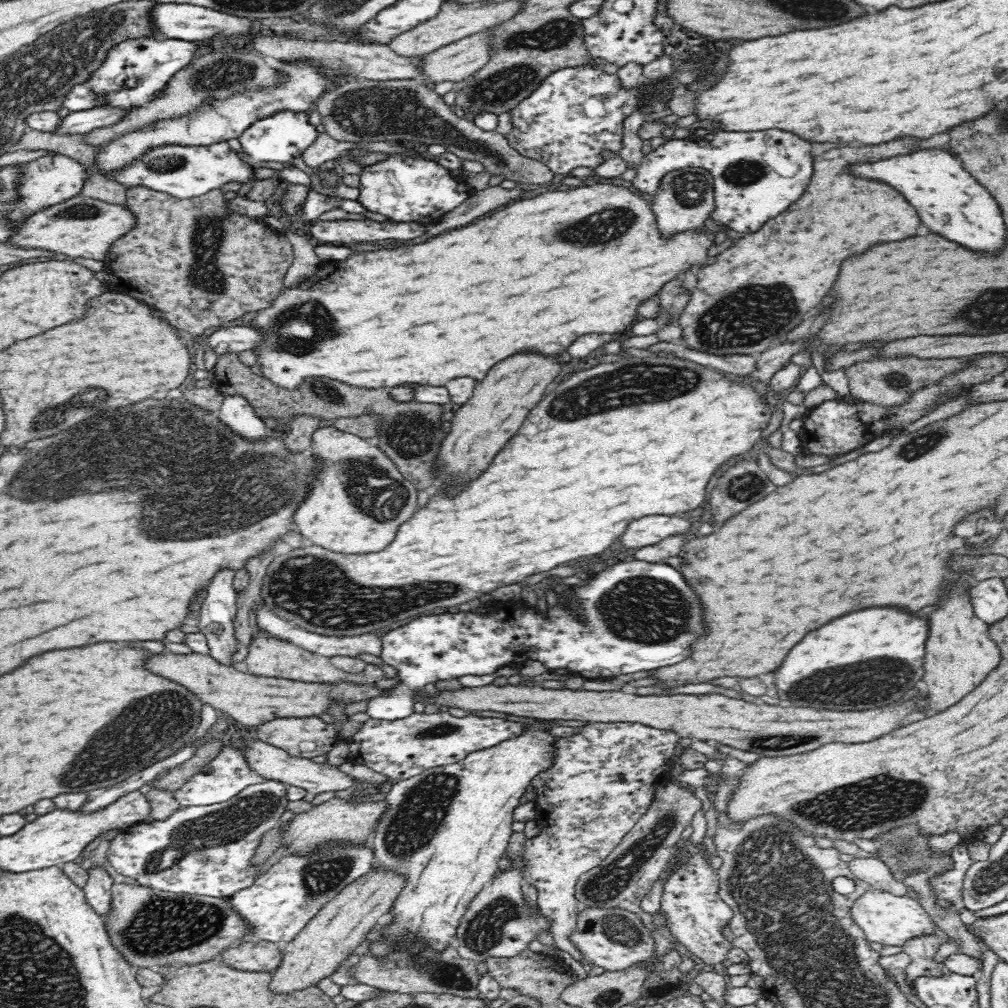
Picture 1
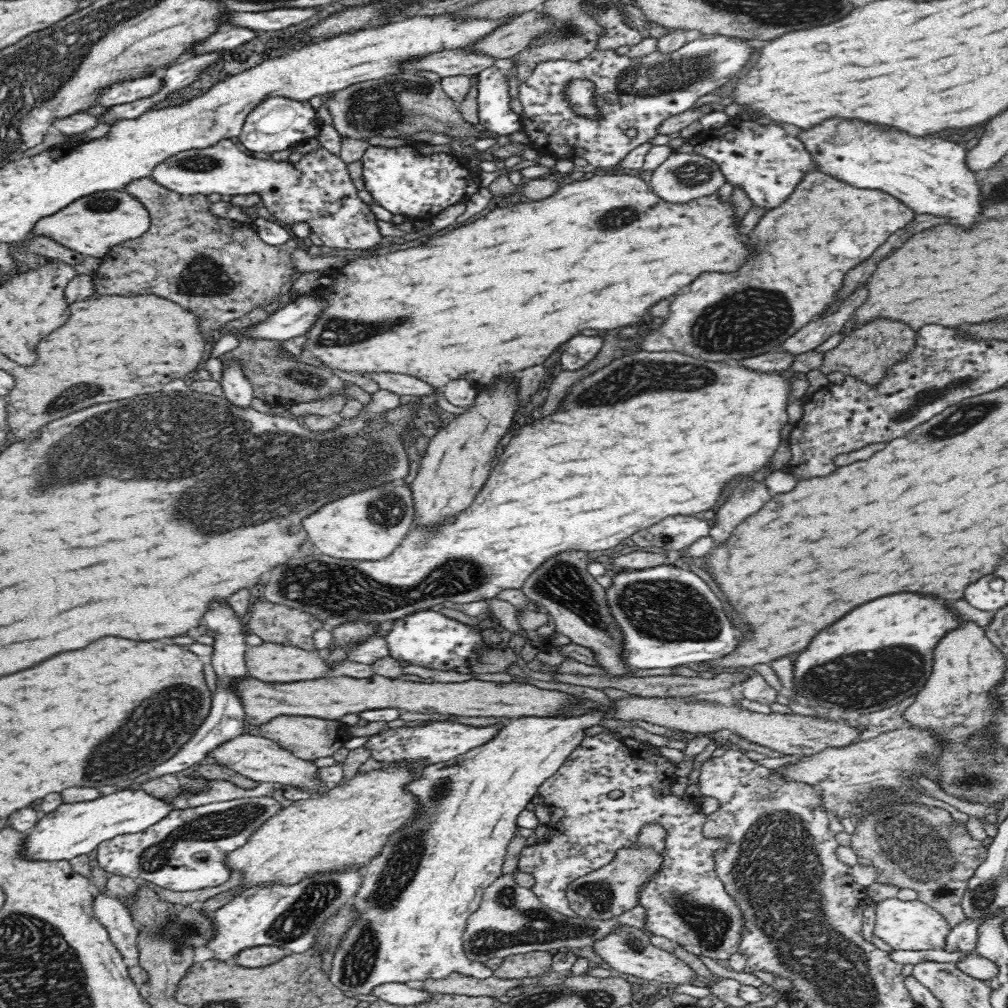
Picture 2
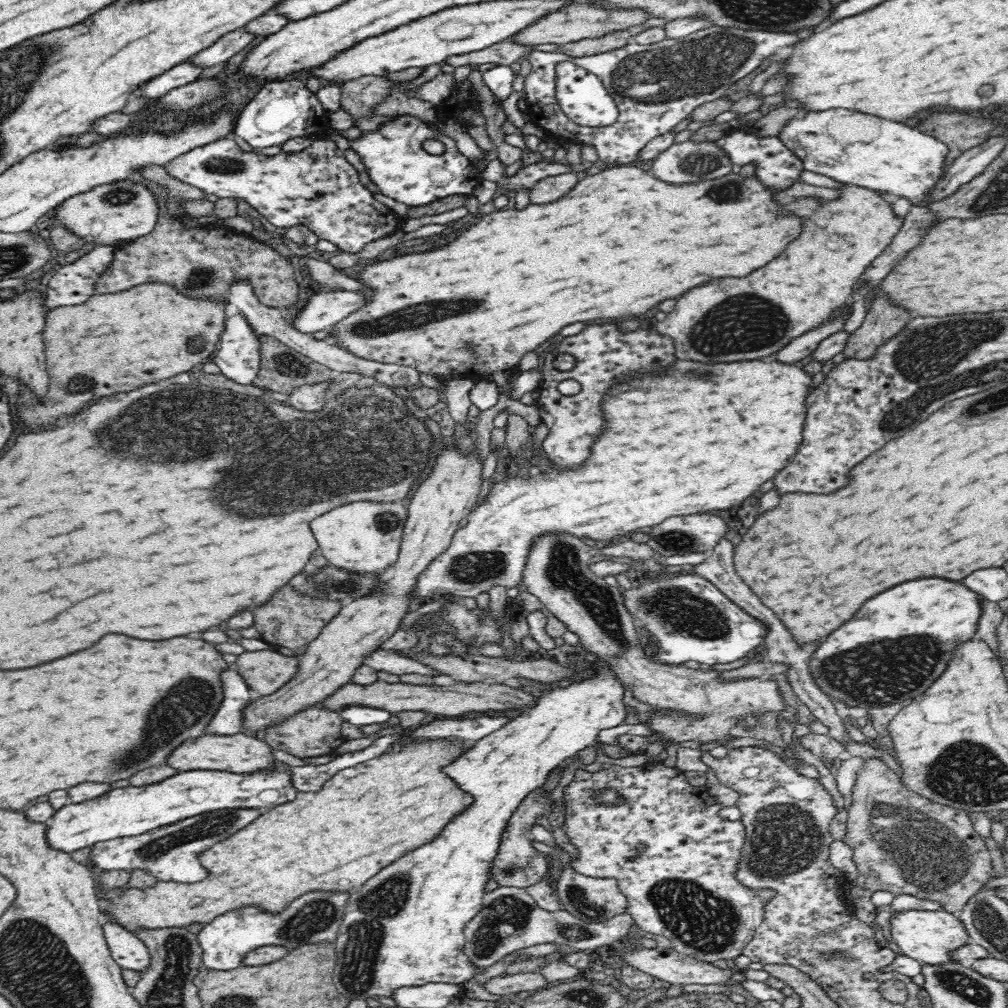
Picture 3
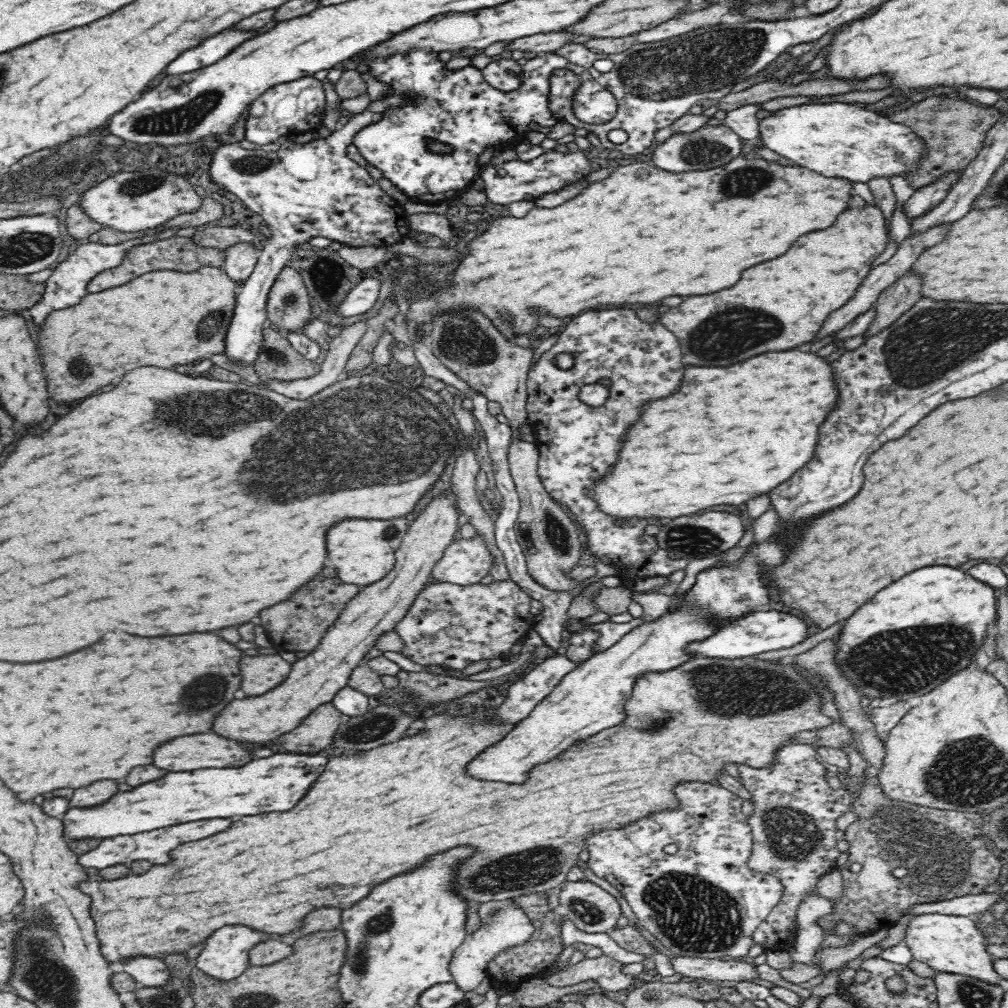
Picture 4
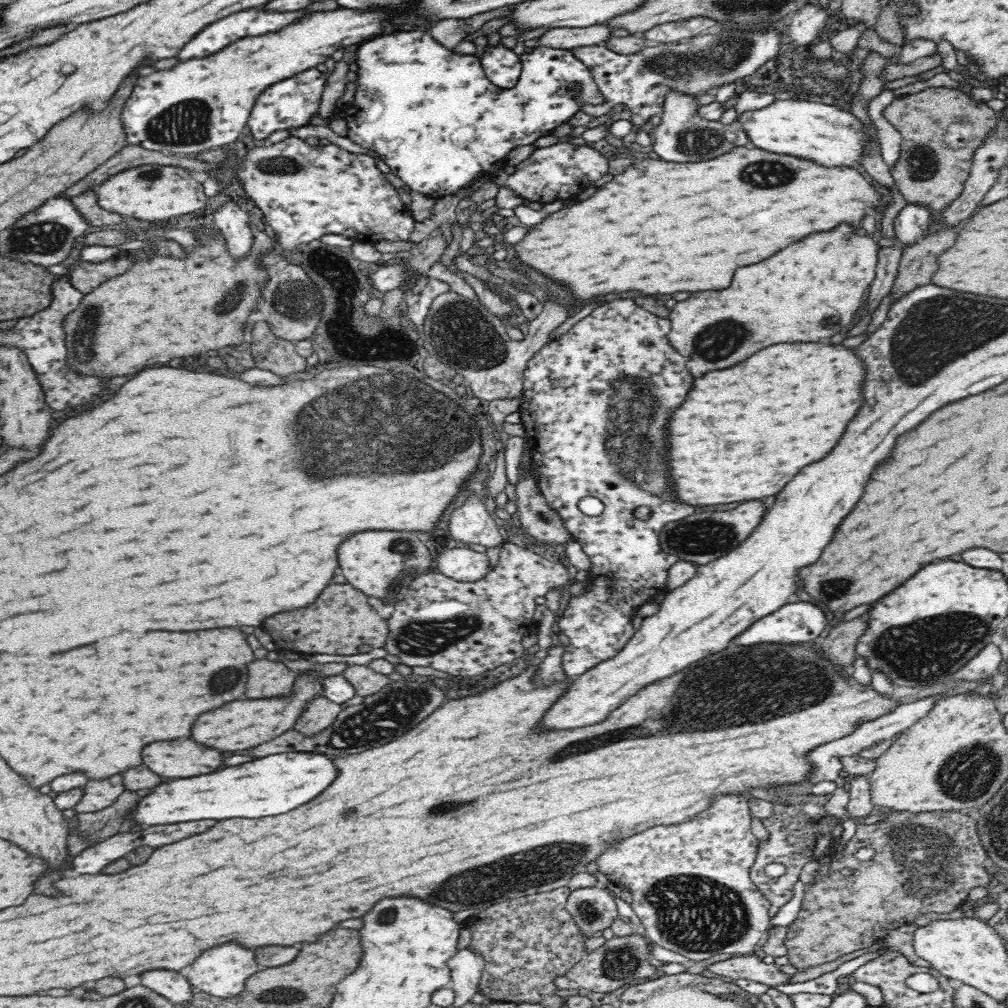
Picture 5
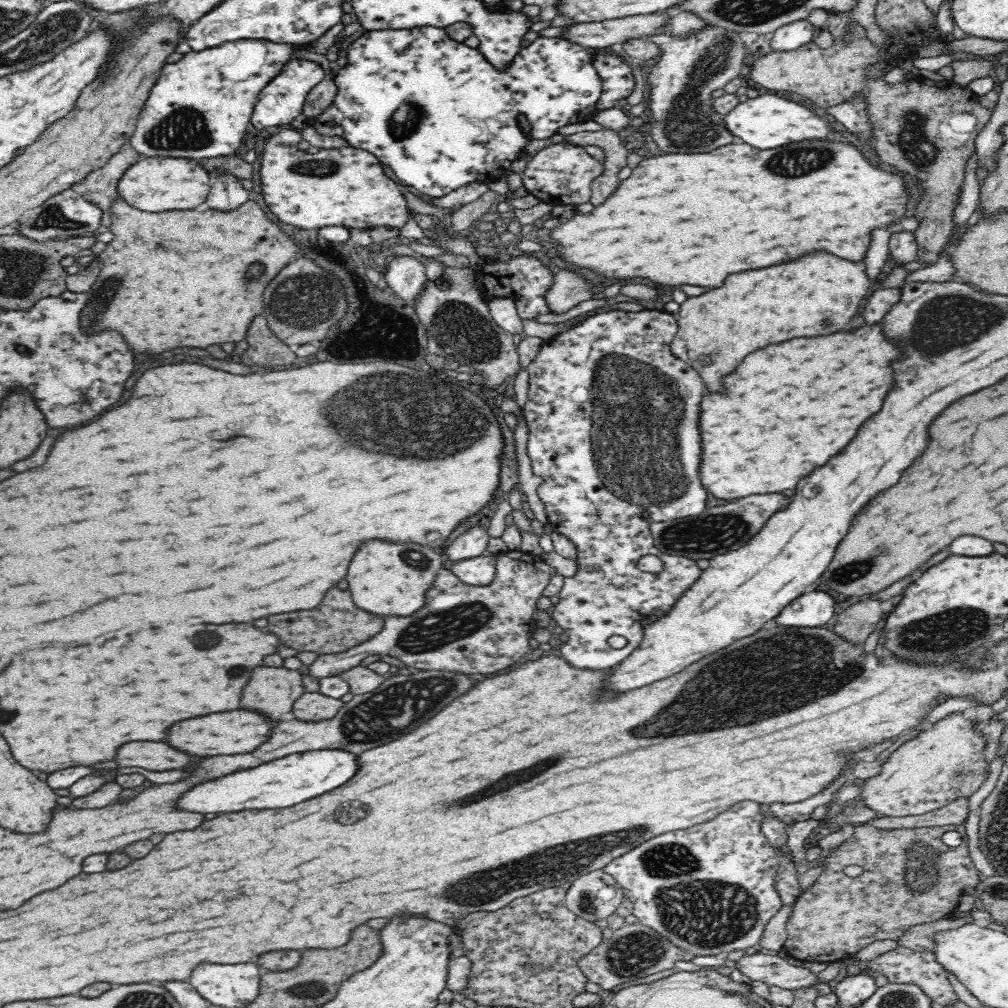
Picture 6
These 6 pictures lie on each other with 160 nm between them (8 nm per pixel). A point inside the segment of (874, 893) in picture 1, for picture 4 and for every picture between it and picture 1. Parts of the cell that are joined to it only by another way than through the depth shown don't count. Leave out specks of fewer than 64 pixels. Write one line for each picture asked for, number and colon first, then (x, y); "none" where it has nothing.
2: (903, 925)
3: (928, 936)
4: (947, 943)

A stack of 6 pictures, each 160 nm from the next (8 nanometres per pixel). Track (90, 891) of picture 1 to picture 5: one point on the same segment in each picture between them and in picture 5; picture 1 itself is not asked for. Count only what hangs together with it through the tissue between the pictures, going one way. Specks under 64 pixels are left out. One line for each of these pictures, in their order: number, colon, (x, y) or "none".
2: (117, 919)
3: (128, 951)
4: (148, 971)
5: (174, 986)

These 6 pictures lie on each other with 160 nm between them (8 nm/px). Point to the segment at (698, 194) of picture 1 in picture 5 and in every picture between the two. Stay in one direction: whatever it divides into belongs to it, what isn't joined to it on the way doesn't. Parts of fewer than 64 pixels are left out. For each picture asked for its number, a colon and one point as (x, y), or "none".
2: (683, 177)
3: (687, 163)
4: (708, 147)
5: (682, 136)

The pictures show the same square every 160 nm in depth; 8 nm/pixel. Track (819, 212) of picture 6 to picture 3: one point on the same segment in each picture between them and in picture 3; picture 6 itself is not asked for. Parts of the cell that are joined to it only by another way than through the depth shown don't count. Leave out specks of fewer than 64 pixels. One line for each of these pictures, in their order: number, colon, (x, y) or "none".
3: (620, 242)
4: (642, 234)
5: (651, 229)

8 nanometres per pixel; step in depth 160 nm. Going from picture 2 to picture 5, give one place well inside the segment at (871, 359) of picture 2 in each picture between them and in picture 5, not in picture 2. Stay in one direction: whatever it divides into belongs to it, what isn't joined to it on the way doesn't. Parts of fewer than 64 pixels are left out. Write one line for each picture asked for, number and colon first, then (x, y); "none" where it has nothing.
3: (883, 321)
4: (897, 299)
5: (917, 265)

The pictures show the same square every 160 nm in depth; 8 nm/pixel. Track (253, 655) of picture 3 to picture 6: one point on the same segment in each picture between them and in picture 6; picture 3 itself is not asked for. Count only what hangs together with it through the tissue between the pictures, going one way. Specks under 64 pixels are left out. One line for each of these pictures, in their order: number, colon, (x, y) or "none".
4: (262, 673)
5: (266, 679)
6: (273, 691)

